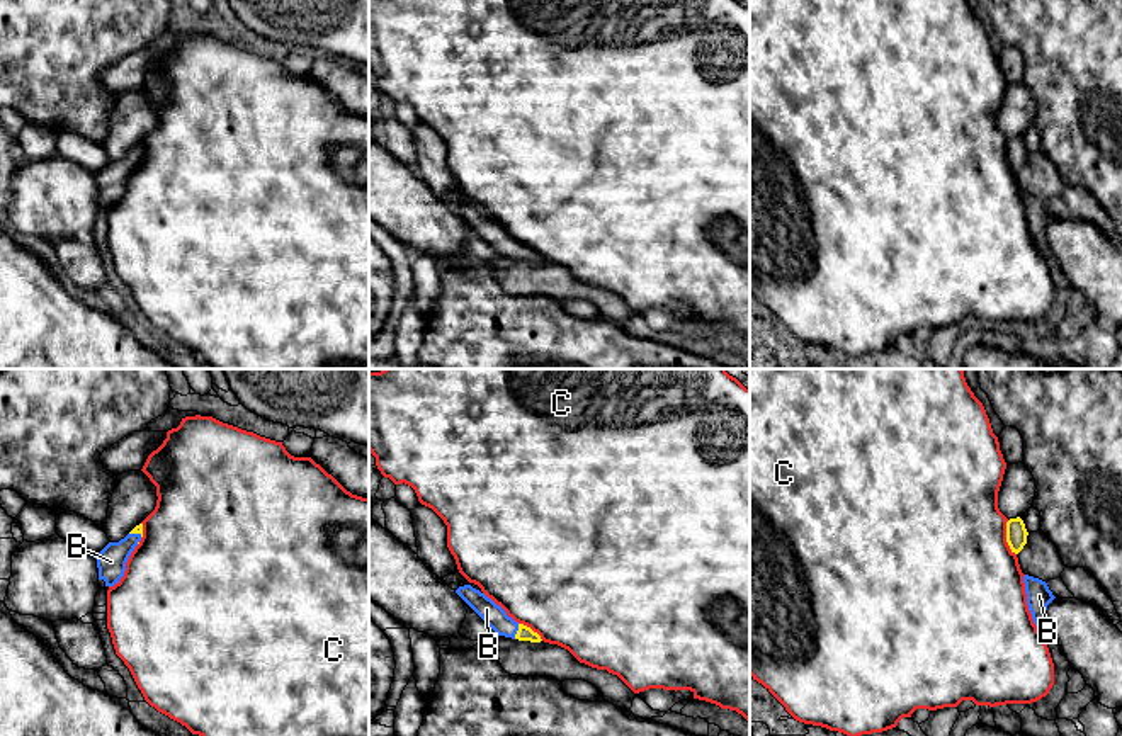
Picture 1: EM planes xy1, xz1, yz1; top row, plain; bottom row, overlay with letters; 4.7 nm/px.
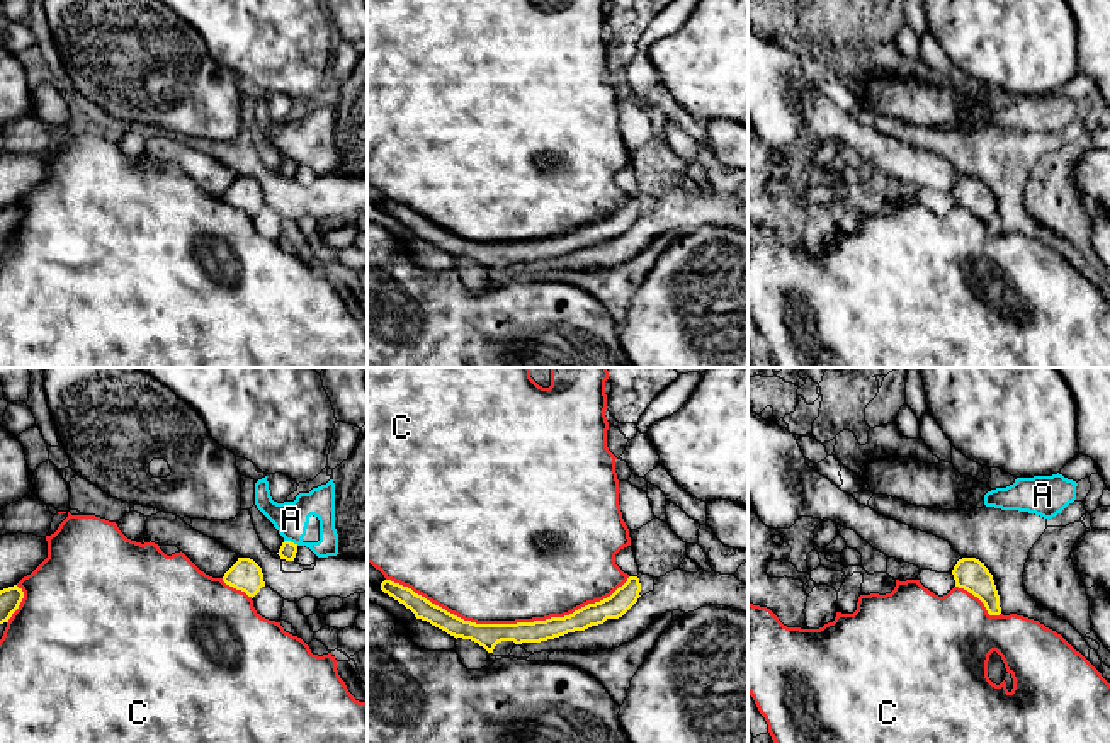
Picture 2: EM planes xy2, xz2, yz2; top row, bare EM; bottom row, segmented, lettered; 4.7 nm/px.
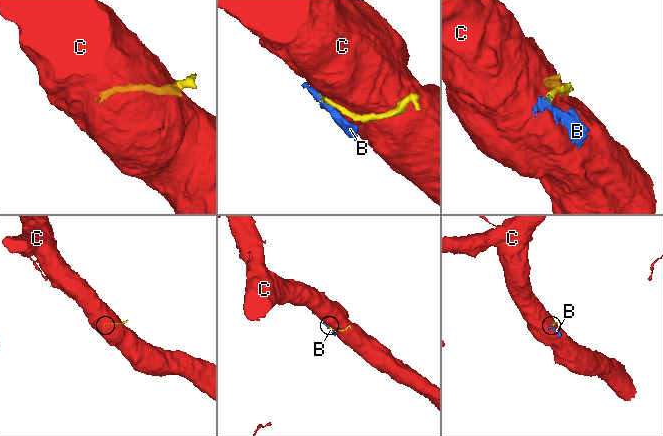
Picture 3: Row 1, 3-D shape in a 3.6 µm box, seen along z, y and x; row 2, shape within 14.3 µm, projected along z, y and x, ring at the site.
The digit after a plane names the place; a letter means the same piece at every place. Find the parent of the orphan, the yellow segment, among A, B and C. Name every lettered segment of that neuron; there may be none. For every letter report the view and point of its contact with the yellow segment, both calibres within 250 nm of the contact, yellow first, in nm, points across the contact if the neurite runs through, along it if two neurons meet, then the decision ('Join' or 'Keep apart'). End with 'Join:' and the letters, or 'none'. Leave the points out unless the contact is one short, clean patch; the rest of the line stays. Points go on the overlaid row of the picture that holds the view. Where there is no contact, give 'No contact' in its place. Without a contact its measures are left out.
A: Touches yellow at xy2 (289, 541). Thickness 80 nm (yellow) against 170 nm. Boundary: xy2 (284, 539), (298, 544). Keep apart
B: Touches yellow at xz1 (517, 631). Thickness 70 nm (yellow) against 100 nm. Path across: xz1 (524, 633), (517, 631), (504, 626), (487, 609). Join
C: Touches yellow at xz2 (507, 624). Thickness 110 nm (yellow) against 500 nm. Keep apart
Join: B

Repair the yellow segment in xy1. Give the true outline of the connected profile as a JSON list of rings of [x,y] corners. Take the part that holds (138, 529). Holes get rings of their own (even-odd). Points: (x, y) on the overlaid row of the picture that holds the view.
[[[143,524],[136,525],[119,542],[109,542],[95,554],[99,568],[99,588],[114,586],[124,576],[126,563],[143,537]]]

